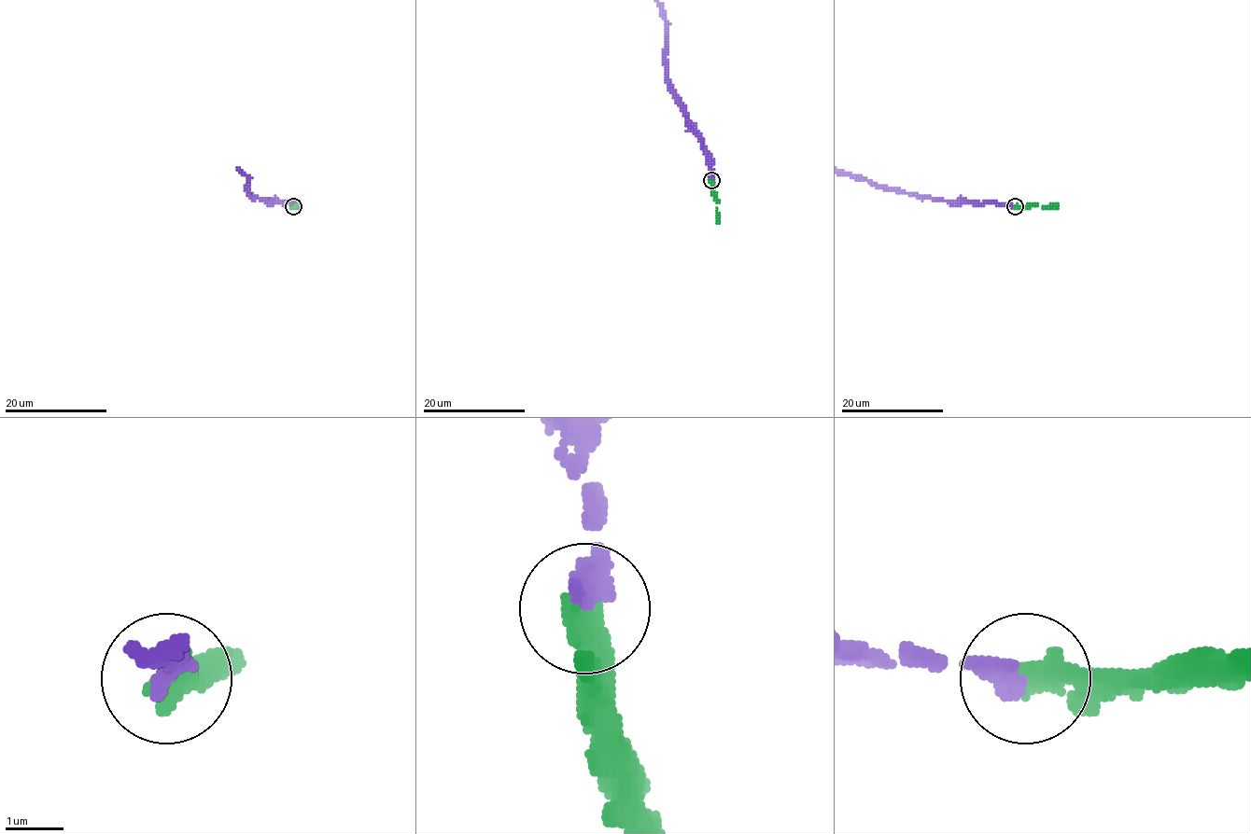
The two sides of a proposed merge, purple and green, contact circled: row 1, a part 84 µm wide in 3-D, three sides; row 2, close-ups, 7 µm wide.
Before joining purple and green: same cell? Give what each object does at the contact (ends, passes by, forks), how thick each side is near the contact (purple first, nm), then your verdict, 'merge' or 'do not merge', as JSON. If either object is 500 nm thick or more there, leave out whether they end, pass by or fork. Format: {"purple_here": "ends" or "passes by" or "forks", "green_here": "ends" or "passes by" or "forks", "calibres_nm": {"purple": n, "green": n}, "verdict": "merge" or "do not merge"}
{"purple_here": "ends", "green_here": "ends", "calibres_nm": {"purple": 360, "green": 400}, "verdict": "merge"}

